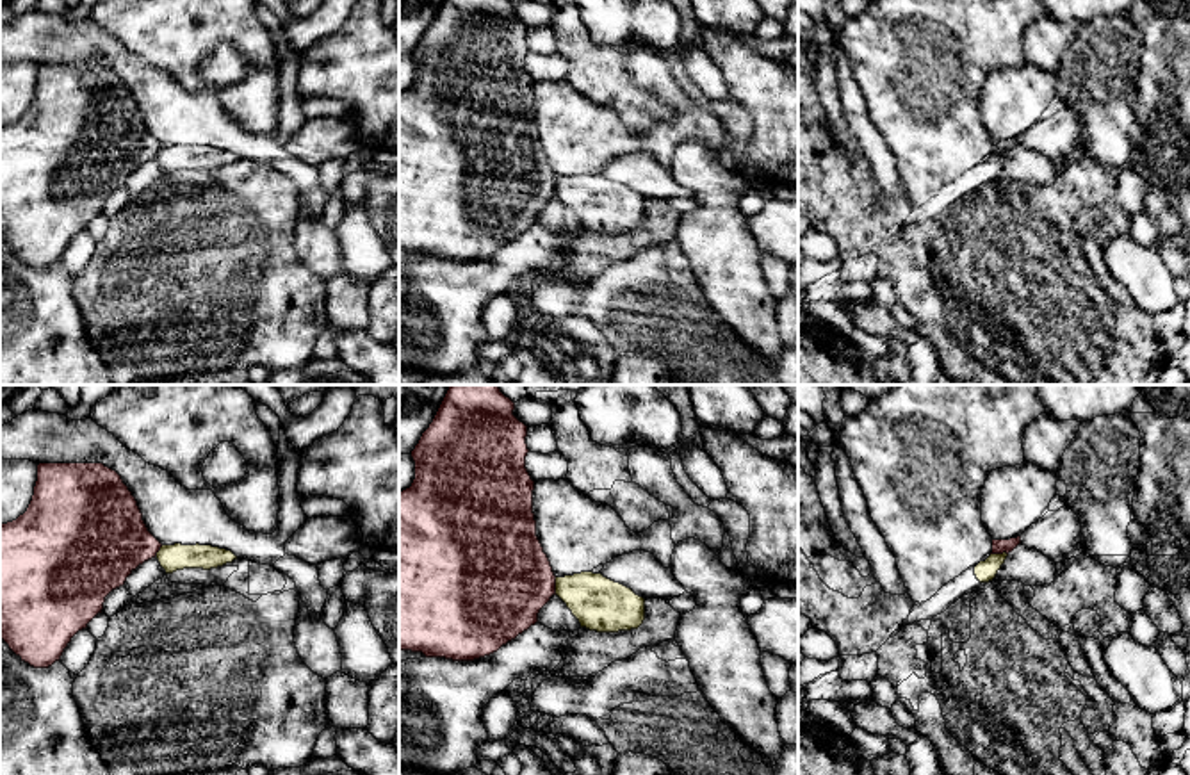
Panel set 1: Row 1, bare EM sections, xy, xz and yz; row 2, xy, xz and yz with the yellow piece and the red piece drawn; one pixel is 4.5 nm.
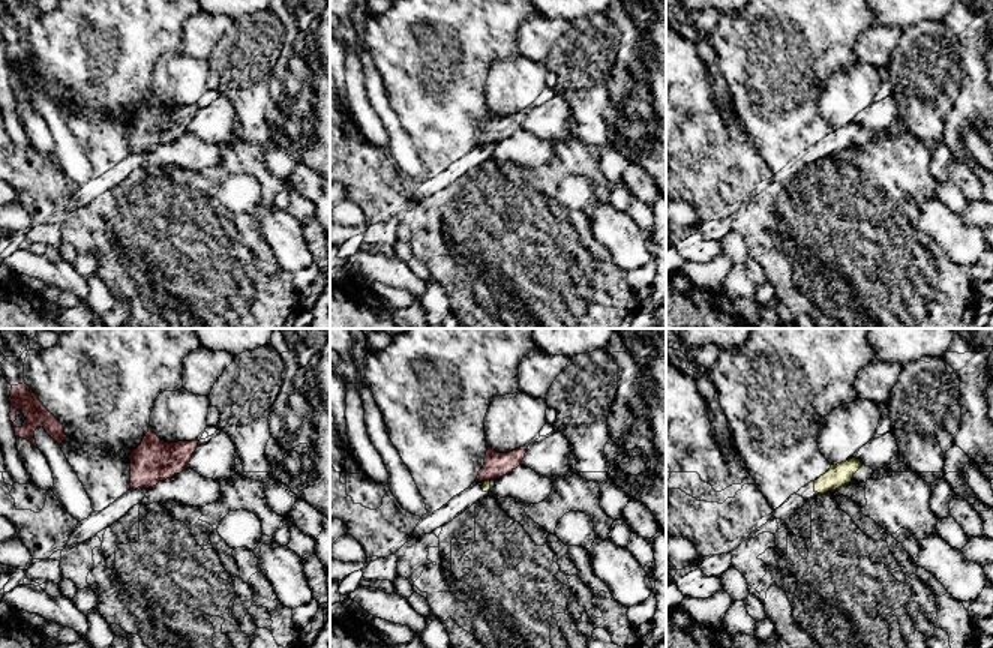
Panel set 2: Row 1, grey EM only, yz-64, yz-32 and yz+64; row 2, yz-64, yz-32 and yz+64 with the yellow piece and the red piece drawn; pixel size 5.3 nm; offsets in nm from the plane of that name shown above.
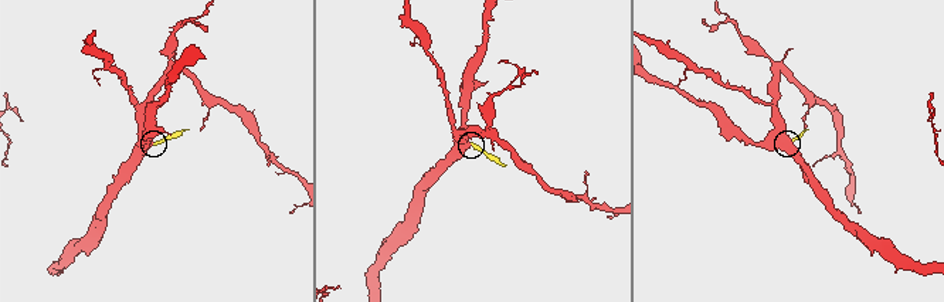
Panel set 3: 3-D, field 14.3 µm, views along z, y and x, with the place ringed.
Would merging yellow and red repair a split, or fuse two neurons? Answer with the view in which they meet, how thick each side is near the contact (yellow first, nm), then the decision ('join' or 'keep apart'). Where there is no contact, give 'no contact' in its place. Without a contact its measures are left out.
meets yellow in xz; 240 nm thick on the yellow side, 440 nm on the other; keep apart

